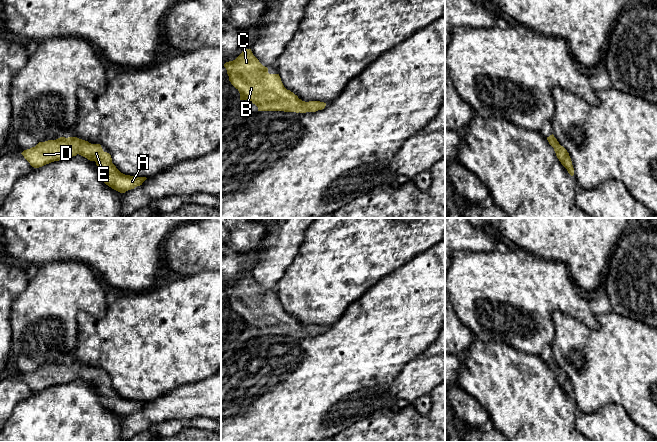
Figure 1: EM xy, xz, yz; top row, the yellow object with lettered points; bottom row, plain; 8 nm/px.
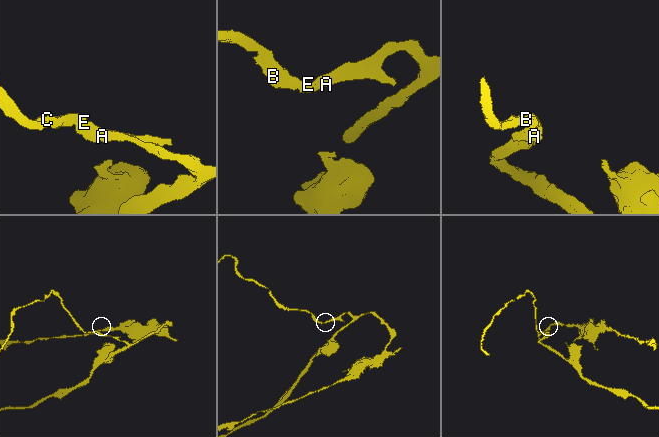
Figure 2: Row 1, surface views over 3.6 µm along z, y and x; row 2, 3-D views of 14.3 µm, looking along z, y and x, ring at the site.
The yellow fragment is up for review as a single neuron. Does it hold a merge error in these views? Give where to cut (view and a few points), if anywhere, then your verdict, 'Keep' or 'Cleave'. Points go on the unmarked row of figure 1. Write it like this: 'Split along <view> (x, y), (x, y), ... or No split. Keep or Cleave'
No split. Keep

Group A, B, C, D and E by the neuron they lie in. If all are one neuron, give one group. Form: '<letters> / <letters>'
A B C D E

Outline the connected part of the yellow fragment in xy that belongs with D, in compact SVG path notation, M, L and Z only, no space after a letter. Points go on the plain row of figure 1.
M60 361L56 364L39 366L21 378L34 392L79 378L90 385L95 385L100 404L120 417L142 409L147 403L121 397L112 387L111 379L104 376L100 368L91 368L77 361Z

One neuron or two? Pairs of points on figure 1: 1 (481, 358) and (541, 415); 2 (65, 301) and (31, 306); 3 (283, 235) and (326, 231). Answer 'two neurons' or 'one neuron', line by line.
1: one neuron
2: one neuron
3: two neurons

